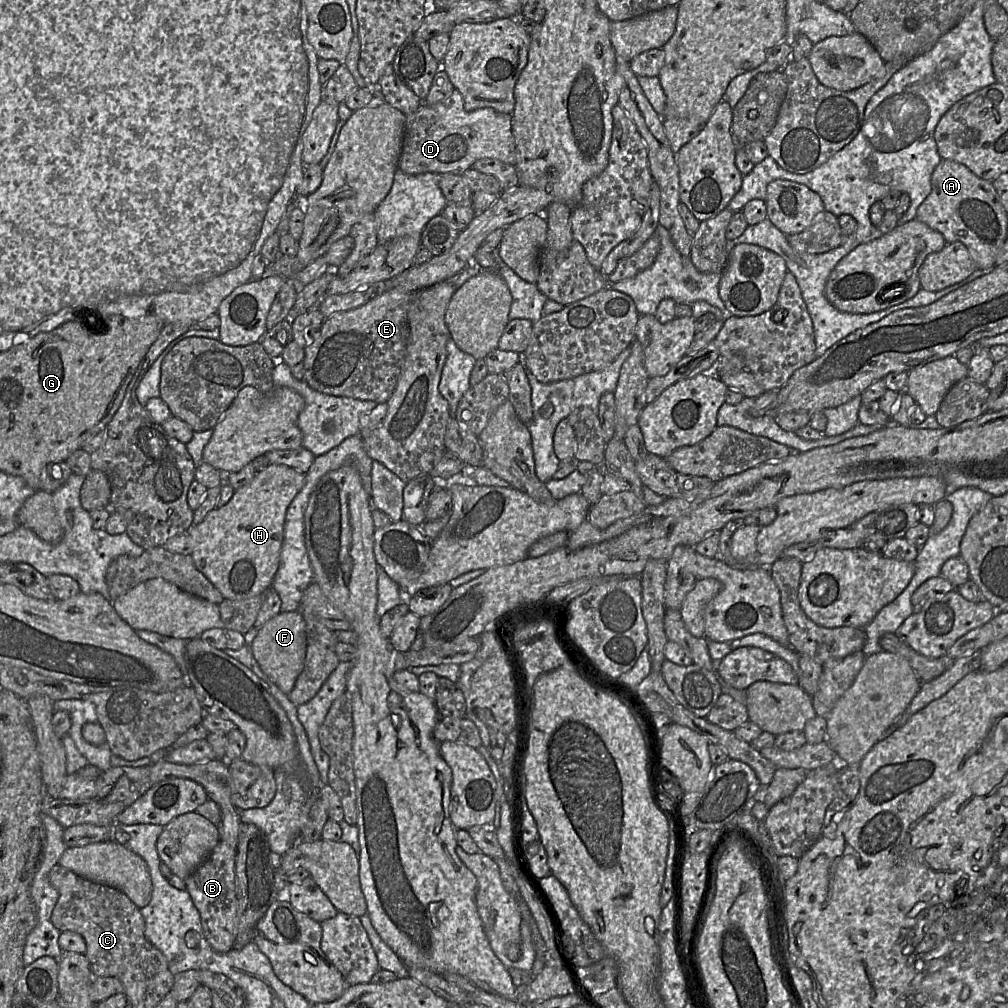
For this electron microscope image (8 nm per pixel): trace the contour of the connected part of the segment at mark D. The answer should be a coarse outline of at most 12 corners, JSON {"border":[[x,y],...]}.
{"border":[[454,89],[405,115],[398,168],[463,175],[516,165],[512,114]]}

